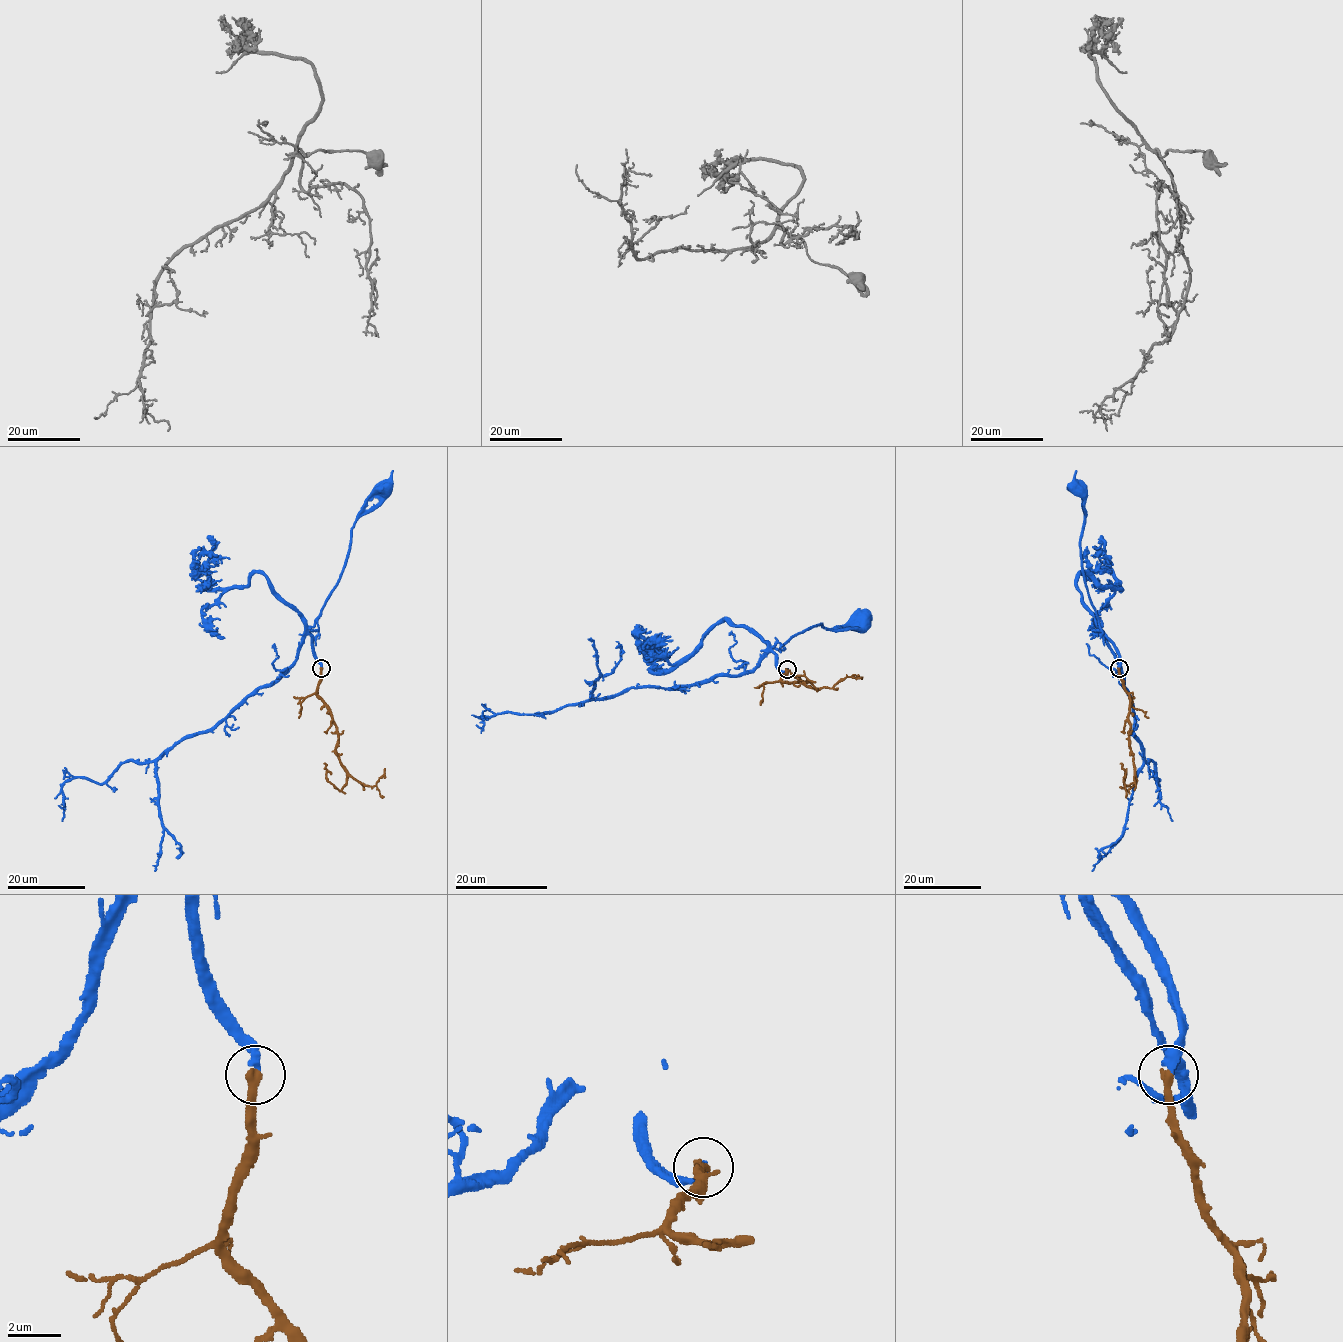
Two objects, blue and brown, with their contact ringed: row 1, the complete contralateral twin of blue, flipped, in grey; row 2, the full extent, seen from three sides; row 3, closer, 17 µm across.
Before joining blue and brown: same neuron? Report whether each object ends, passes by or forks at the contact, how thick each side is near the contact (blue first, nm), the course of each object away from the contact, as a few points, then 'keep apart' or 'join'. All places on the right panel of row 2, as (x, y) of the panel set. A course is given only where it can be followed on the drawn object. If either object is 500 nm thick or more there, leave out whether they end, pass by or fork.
blue ends; brown ends; calibres 300 and 380 nm; course blue (1119, 668), (1121, 658), (1100, 629), (1082, 571), (1084, 495), (1075, 489); course brown (1119, 668), (1129, 702), (1129, 746), (1136, 782), (1127, 790), (1124, 787), (1125, 770), (1120, 764); join

